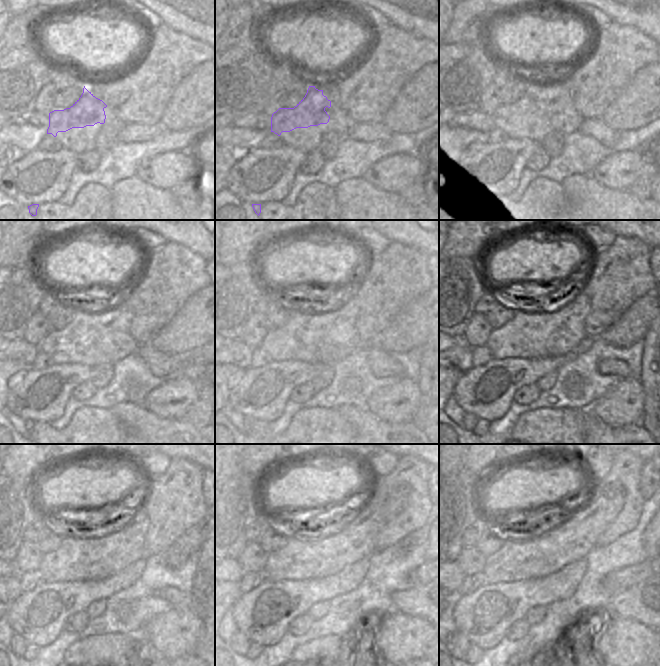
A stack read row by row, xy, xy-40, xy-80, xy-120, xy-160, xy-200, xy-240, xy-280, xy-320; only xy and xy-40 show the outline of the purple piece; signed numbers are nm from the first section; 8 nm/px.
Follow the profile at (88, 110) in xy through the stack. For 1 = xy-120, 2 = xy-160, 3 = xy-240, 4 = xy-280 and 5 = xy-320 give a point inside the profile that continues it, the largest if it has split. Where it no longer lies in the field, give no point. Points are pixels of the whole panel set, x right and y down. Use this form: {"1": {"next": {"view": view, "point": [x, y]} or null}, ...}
{"1": {"next": {"view": "xy-120", "point": [83, 333]}}, "2": {"next": {"view": "xy-160", "point": [304, 331]}}, "3": {"next": {"view": "xy-240", "point": [78, 557]}}, "4": {"next": {"view": "xy-280", "point": [300, 558]}}, "5": {"next": {"view": "xy-320", "point": [520, 558]}}}

